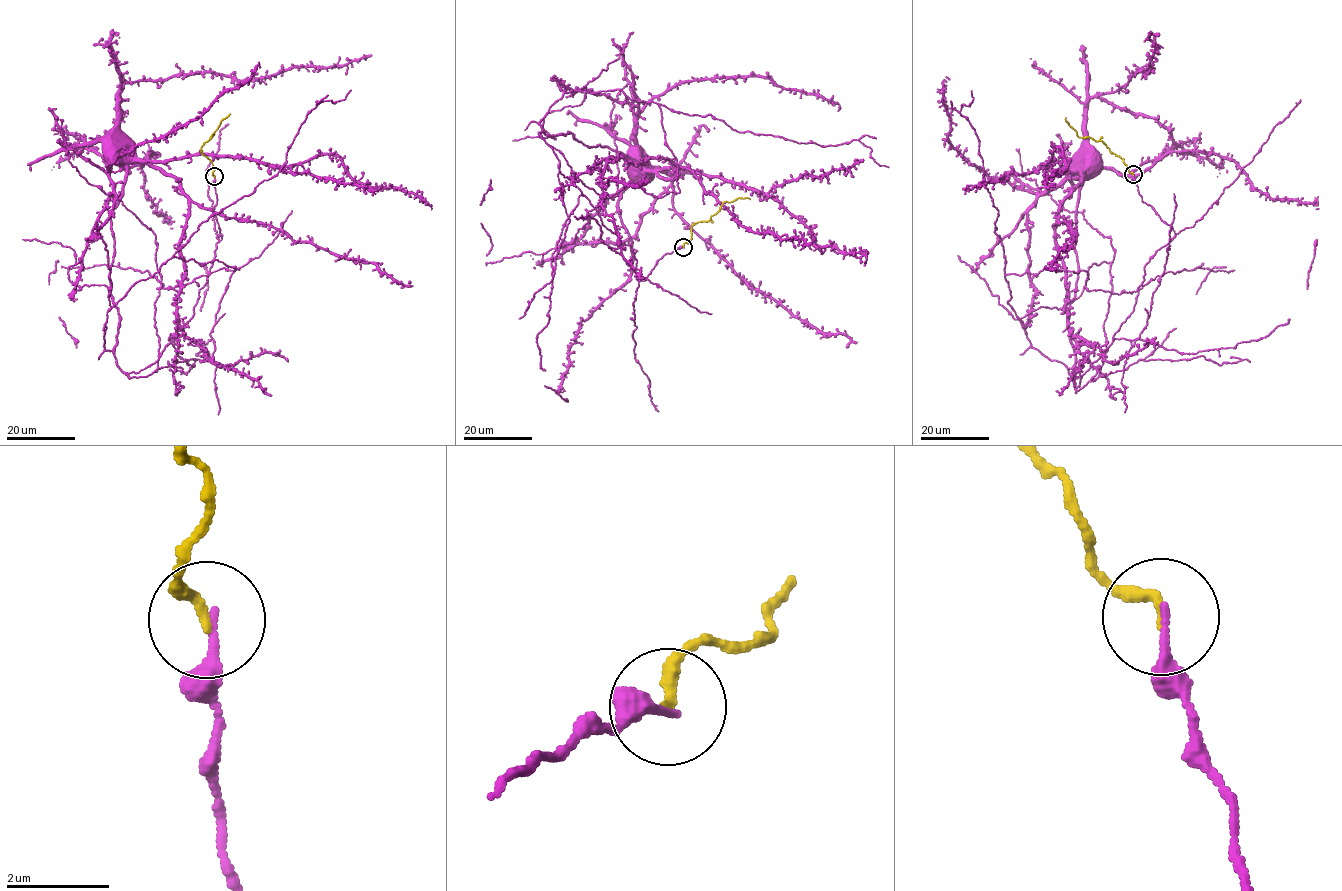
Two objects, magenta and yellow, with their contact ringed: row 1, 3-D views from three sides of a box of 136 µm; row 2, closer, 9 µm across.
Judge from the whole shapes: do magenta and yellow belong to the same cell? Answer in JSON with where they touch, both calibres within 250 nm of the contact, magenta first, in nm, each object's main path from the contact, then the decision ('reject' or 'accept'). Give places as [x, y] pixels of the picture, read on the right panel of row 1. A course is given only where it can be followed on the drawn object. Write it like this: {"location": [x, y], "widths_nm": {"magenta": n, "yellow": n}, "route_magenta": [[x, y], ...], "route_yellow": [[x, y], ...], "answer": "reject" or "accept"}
{"location": [1133, 174], "widths_nm": {"magenta": 200, "yellow": 200}, "route_magenta": [[1133, 174], [1142, 201], [1175, 235], [1144, 266], [1133, 311], [1076, 388], [1068, 323], [1077, 277], [1077, 161]], "route_yellow": [[1133, 174], [1101, 141], [1078, 136], [1065, 118]], "answer": "accept"}

